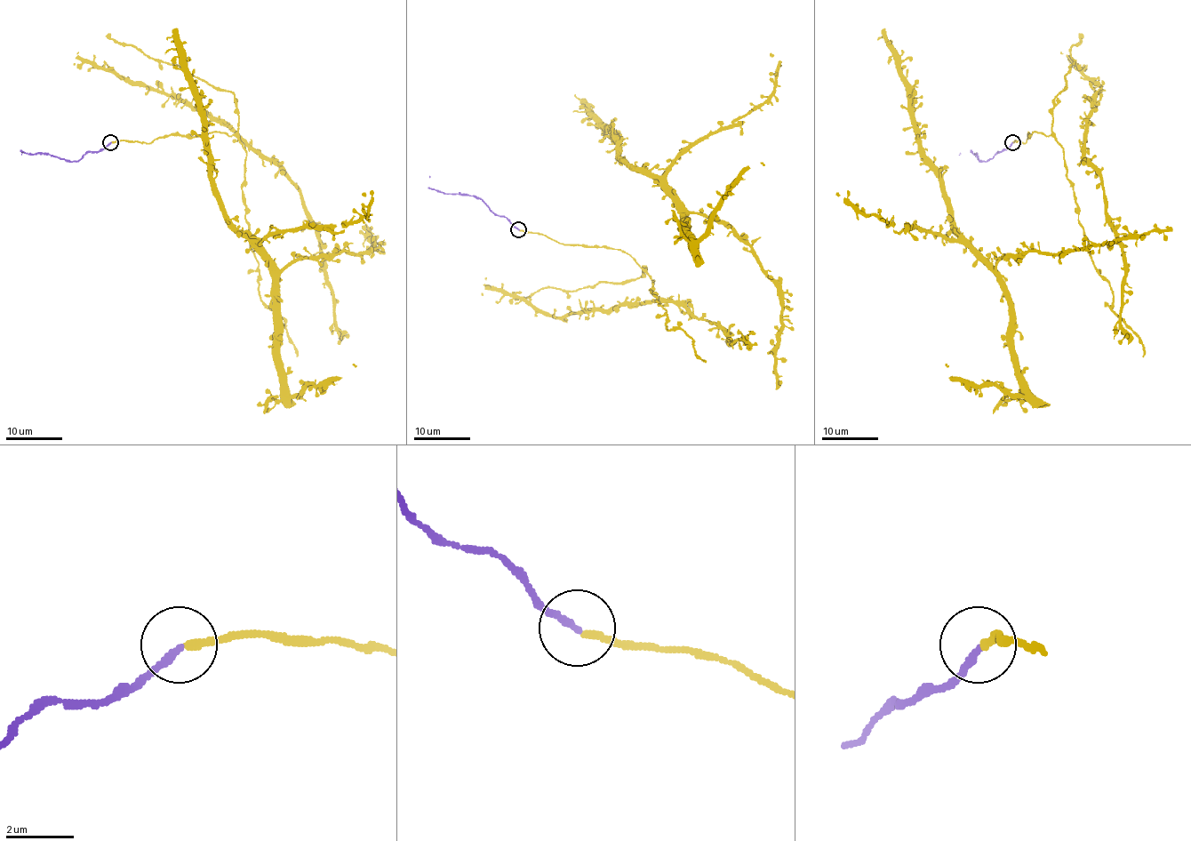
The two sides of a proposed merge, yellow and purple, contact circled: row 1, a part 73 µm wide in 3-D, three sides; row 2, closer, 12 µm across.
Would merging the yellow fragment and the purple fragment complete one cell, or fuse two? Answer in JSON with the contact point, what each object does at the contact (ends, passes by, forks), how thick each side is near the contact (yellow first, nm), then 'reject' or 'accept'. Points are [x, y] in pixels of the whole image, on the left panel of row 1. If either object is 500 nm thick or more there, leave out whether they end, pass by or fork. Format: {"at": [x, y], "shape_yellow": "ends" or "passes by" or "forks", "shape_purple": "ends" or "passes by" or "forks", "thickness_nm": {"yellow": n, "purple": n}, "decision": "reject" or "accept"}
{"at": [110, 142], "shape_yellow": "ends", "shape_purple": "ends", "thickness_nm": {"yellow": 220, "purple": 220}, "decision": "accept"}

